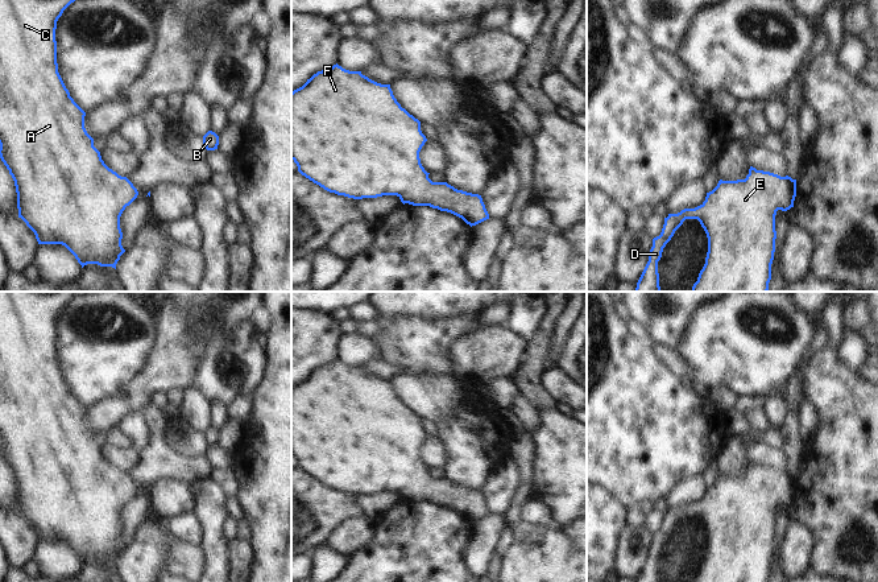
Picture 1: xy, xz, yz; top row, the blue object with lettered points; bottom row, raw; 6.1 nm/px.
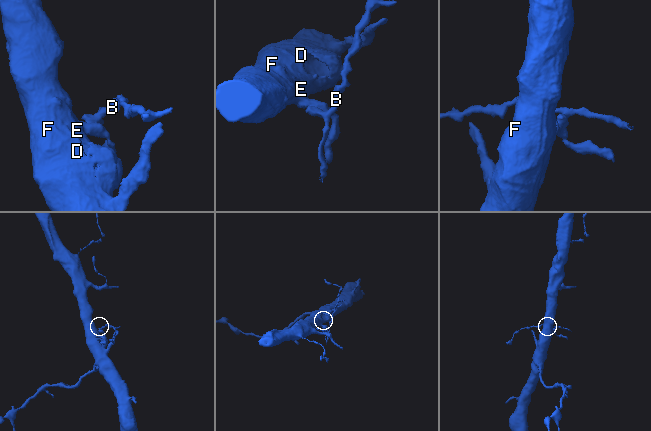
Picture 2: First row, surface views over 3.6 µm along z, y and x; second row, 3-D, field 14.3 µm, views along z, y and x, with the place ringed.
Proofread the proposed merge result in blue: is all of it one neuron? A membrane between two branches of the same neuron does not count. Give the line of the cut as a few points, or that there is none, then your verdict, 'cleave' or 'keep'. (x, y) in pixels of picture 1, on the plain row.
no cut | keep

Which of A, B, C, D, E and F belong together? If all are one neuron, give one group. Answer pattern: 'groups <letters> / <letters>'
groups A B C D E F

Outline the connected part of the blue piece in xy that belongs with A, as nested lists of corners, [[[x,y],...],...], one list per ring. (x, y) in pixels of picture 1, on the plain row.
[[[0,292],[0,454],[9,466],[16,482],[18,513],[34,528],[38,540],[62,540],[78,556],[82,564],[87,560],[112,562],[125,548],[121,541],[123,528],[120,512],[138,491],[137,484],[127,474],[109,465],[102,455],[100,447],[94,442],[94,434],[84,424],[86,408],[74,397],[66,384],[57,359],[57,317],[63,306],[76,296],[76,292]]]

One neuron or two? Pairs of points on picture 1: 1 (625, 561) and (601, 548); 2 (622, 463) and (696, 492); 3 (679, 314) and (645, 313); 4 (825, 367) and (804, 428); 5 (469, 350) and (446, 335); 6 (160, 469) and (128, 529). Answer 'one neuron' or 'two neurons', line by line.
1: two neurons
2: two neurons
3: one neuron
4: two neurons
5: two neurons
6: one neuron

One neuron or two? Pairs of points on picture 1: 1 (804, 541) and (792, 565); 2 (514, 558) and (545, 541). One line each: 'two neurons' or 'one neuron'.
1: one neuron
2: one neuron

